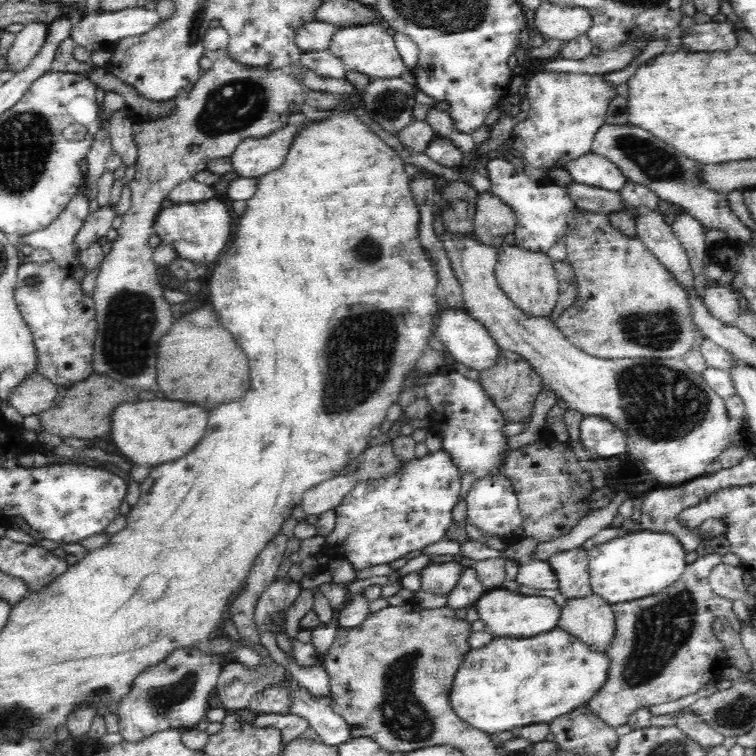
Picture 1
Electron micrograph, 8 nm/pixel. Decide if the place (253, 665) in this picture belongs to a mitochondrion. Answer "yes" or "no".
no

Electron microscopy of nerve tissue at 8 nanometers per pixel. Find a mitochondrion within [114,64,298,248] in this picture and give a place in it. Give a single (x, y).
(238, 104)

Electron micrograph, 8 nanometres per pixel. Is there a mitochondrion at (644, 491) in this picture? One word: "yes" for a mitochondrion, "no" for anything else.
no

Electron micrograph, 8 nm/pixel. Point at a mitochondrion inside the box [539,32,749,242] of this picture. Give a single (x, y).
(649, 158)

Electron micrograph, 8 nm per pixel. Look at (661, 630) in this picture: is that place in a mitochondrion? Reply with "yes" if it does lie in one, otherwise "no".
yes

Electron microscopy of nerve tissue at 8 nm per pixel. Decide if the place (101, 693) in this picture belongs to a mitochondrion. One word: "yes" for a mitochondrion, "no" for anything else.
yes

